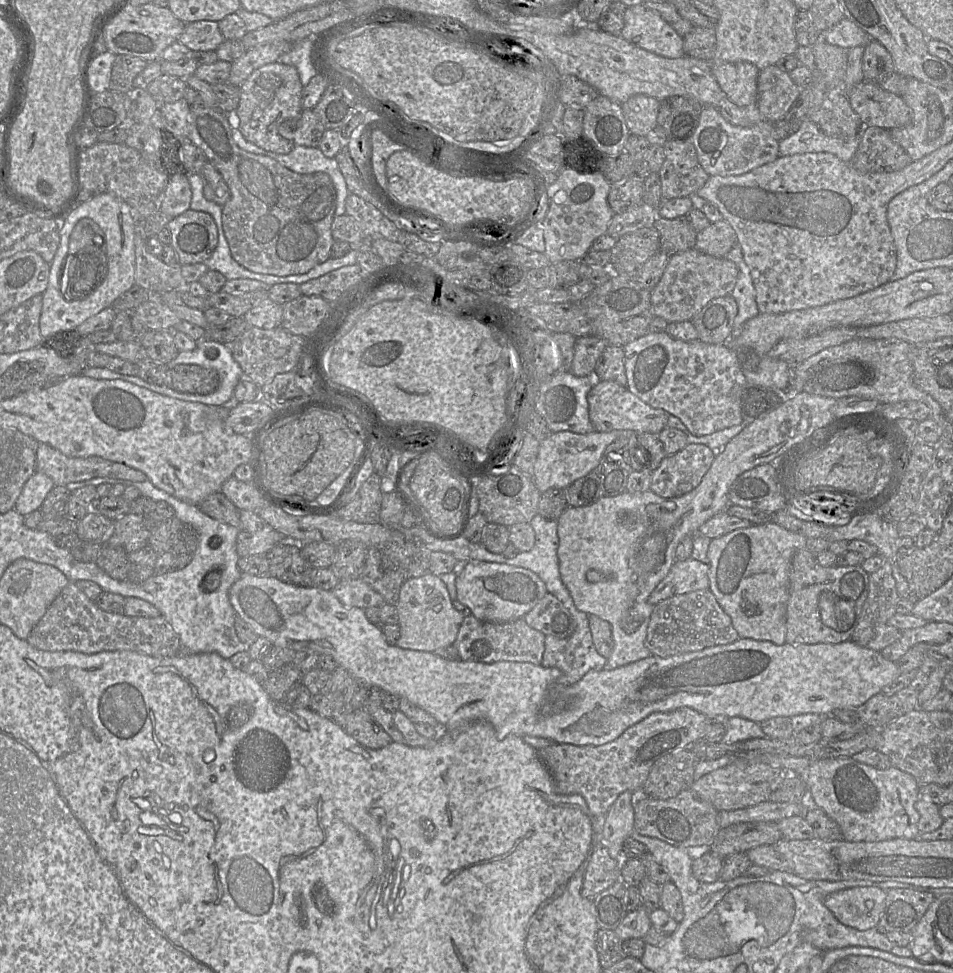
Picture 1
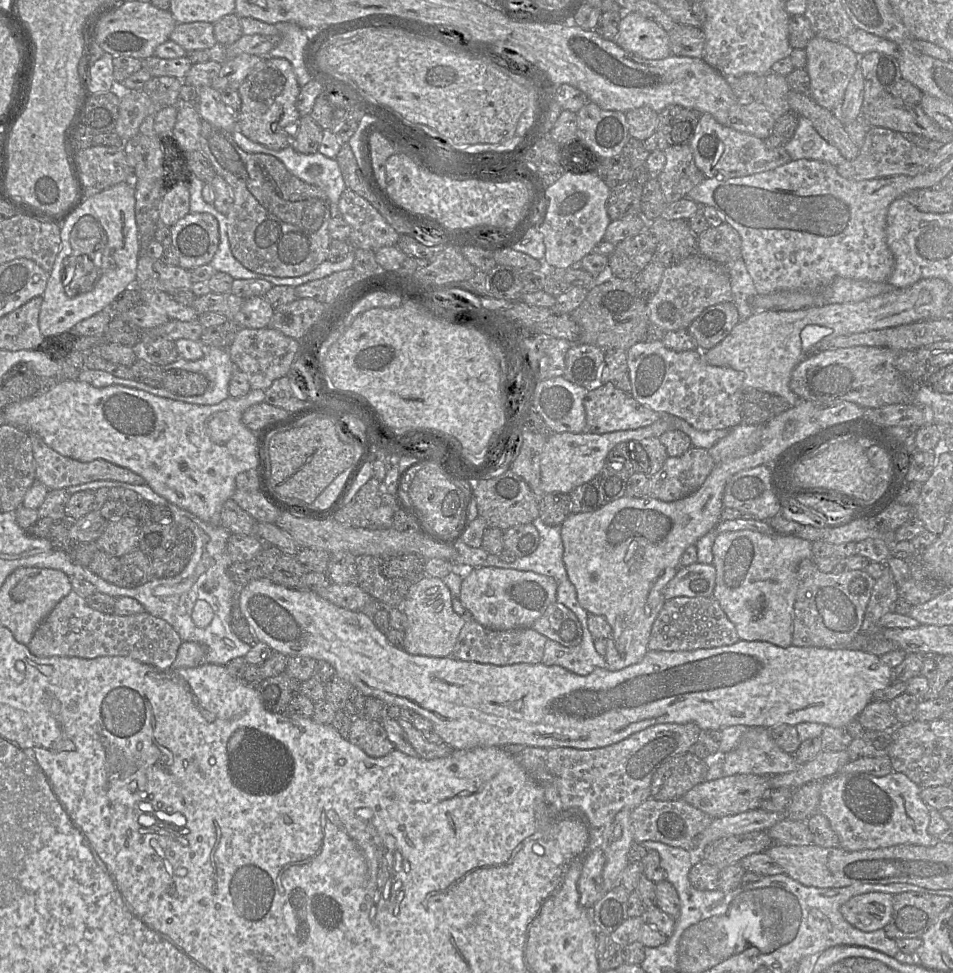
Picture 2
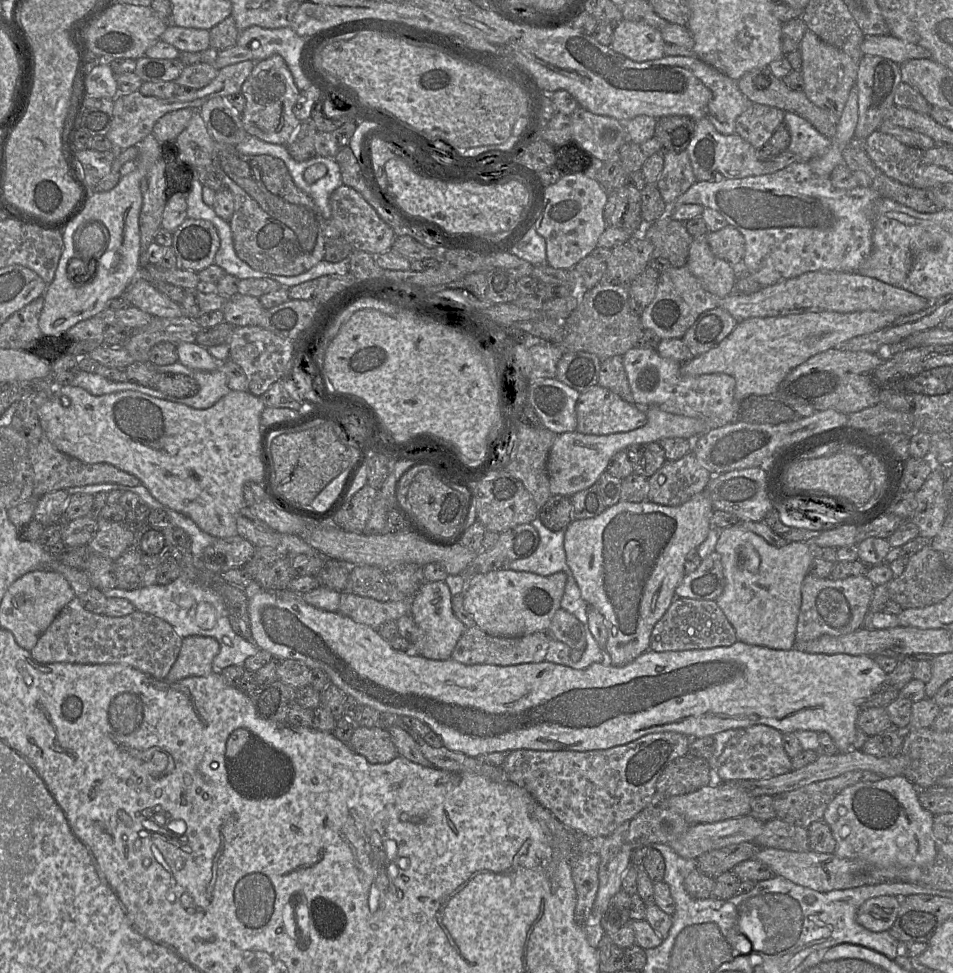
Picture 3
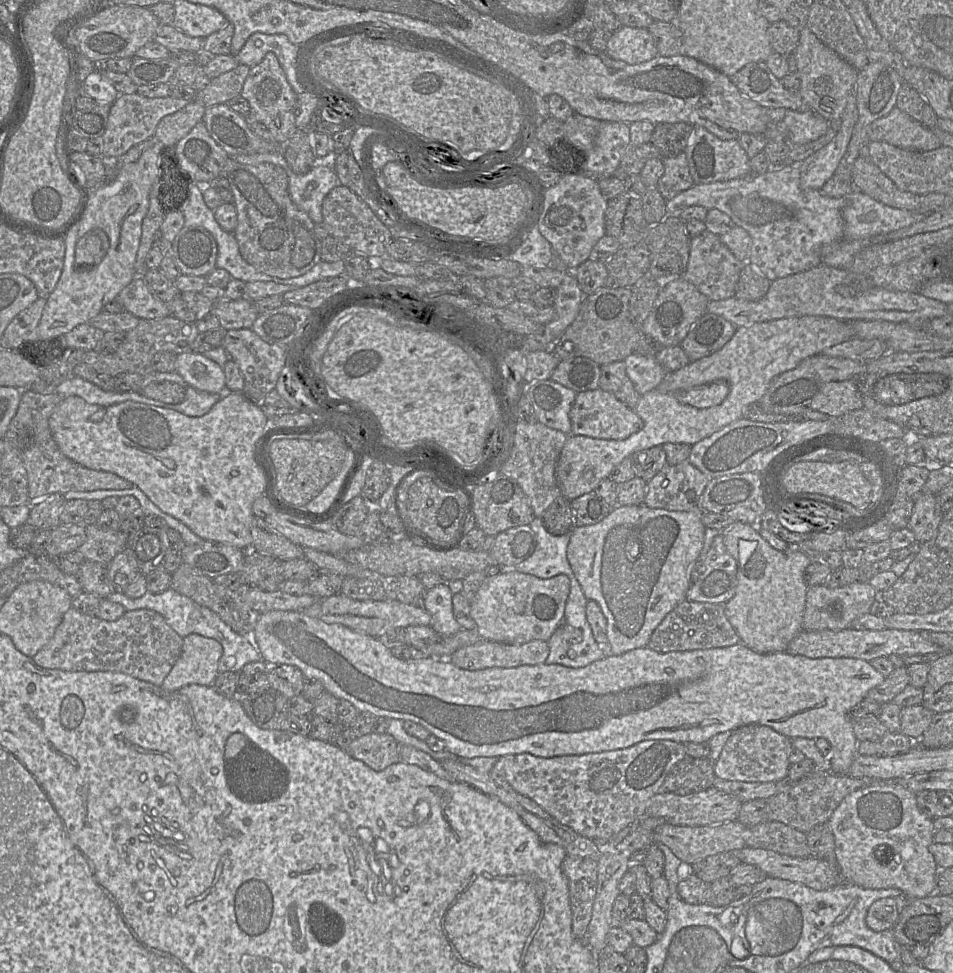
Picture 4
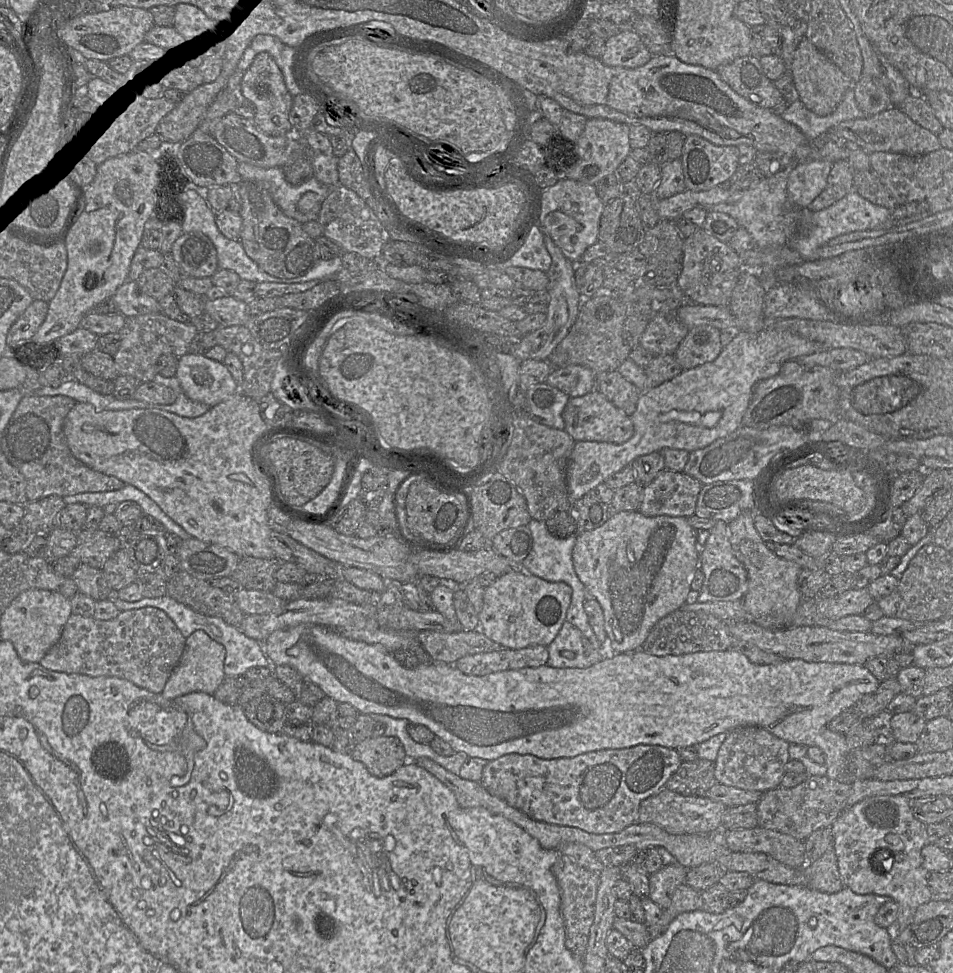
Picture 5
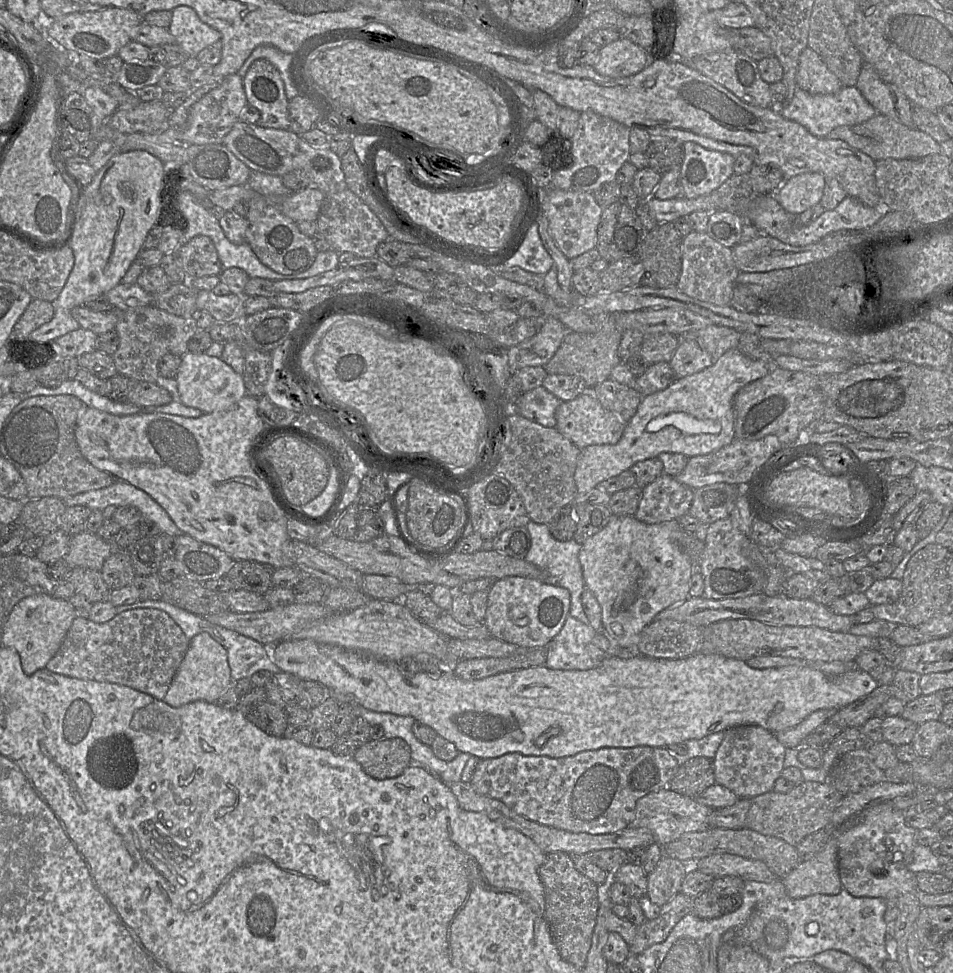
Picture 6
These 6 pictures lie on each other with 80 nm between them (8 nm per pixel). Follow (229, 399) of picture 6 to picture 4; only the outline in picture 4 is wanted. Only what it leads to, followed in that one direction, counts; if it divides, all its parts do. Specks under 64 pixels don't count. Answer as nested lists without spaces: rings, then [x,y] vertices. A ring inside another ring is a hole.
[[[190,351],[177,355],[175,372],[197,390],[212,394],[228,391],[223,367],[203,353]]]

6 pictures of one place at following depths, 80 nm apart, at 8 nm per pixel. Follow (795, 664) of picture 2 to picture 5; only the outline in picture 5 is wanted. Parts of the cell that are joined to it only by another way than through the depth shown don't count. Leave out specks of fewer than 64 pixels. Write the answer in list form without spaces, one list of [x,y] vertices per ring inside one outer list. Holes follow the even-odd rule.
[[[300,624],[295,627],[276,630],[268,636],[264,644],[269,662],[272,662],[275,666],[287,665],[294,668],[304,679],[308,679],[318,685],[326,696],[334,699],[337,703],[348,703],[361,714],[383,714],[392,718],[406,719],[410,723],[422,724],[431,730],[435,736],[447,742],[454,752],[465,753],[468,757],[478,757],[486,759],[486,761],[492,761],[511,753],[530,754],[542,759],[575,757],[592,751],[630,748],[640,744],[659,745],[671,749],[688,746],[696,747],[720,733],[728,733],[731,730],[745,726],[755,726],[769,731],[789,744],[796,743],[808,747],[819,747],[825,755],[824,764],[827,768],[827,777],[839,781],[841,777],[845,777],[847,756],[850,749],[846,743],[845,735],[831,731],[828,728],[828,724],[843,711],[853,708],[859,699],[875,691],[880,684],[880,681],[865,665],[806,662],[802,659],[783,659],[774,664],[758,665],[752,663],[743,651],[737,647],[731,647],[723,651],[703,651],[666,656],[655,656],[638,649],[629,653],[606,653],[606,658],[588,668],[553,668],[545,664],[539,667],[526,667],[493,672],[483,676],[472,676],[462,673],[453,664],[435,661],[421,663],[412,669],[405,668],[395,660],[392,652],[385,648],[349,639],[338,631],[321,625]]]

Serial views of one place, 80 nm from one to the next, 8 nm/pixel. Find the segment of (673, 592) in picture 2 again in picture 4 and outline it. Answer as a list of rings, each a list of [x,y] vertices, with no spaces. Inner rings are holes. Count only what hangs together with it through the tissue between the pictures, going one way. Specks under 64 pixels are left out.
[[[721,533],[714,538],[703,567],[699,579],[690,584],[686,600],[724,605],[735,594],[737,565],[729,555]]]

